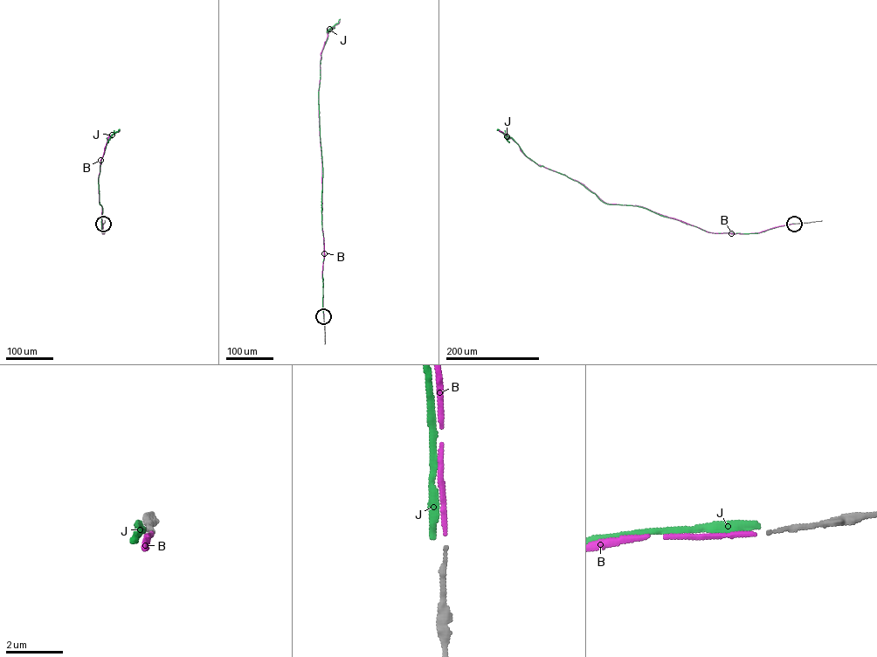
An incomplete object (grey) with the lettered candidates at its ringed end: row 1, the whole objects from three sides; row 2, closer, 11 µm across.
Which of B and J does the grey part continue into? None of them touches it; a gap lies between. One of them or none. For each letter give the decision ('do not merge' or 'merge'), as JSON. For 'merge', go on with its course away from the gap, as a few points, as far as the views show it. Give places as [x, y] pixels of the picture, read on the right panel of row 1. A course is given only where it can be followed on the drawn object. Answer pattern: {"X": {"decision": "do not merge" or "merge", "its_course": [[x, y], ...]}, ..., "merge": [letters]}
{"B": {"decision": "merge", "its_course": [[794, 224], [754, 233], [712, 233], [642, 207], [606, 203], [578, 182], [537, 164], [499, 130]]}, "J": {"decision": "do not merge"}, "merge": ["B"]}

